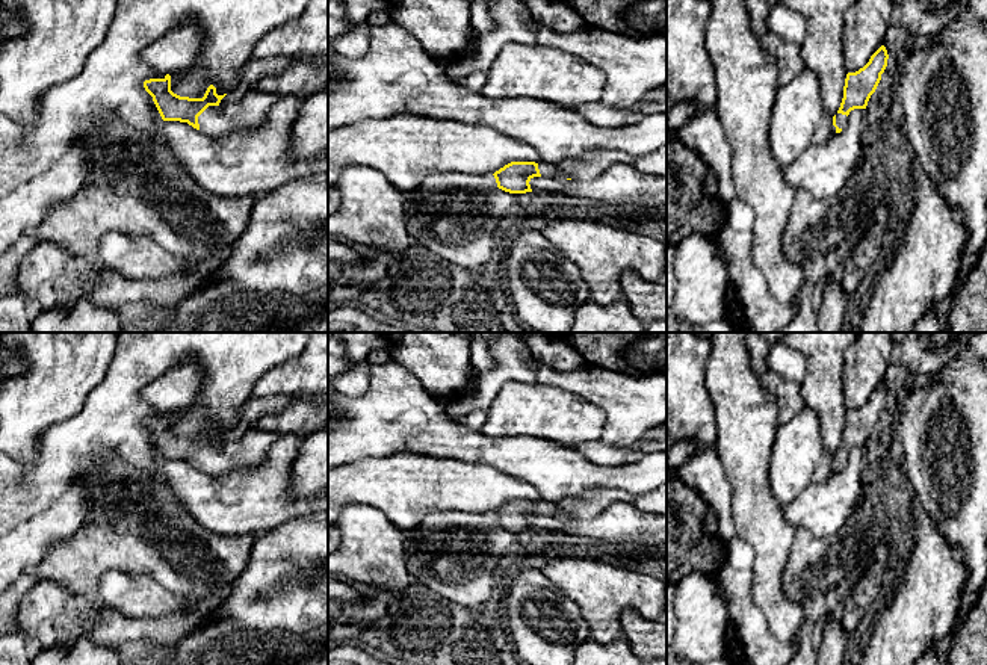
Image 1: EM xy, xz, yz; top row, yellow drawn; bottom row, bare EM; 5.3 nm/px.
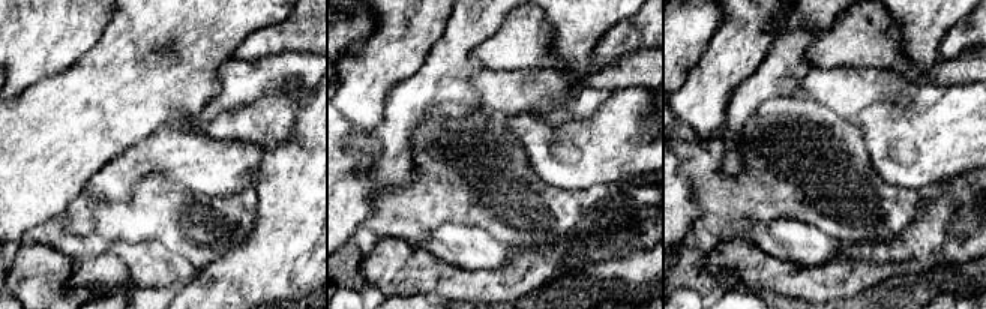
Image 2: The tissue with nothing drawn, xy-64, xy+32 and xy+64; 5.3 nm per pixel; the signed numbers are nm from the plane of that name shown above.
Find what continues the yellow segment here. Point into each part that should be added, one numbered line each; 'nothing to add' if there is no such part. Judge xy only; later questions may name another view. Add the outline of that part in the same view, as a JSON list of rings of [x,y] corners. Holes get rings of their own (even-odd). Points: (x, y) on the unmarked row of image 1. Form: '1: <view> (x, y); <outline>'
1: xy (250, 451); [[[251,429],[240,440],[224,446],[209,444],[200,455],[200,469],[219,476],[236,469],[258,466],[277,441],[278,434],[265,429]]]

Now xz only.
1: xz (588, 505); [[[615,488],[588,490],[576,497],[565,497],[559,502],[540,500],[538,508],[546,517],[571,517],[593,520],[617,502],[632,502],[632,496]]]

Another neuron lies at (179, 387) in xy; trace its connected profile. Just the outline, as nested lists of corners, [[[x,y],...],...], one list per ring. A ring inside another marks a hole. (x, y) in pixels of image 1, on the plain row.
[[[183,363],[154,379],[142,390],[142,397],[156,410],[172,413],[193,405],[201,387],[201,372]]]

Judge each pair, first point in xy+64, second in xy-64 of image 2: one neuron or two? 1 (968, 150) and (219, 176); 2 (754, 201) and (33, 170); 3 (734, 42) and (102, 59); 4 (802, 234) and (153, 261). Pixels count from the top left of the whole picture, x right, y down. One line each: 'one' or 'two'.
1: one
2: two
3: two
4: one

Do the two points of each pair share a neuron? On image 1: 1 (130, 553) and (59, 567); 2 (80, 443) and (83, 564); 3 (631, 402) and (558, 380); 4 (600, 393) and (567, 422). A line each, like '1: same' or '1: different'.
1: same
2: different
3: same
4: different

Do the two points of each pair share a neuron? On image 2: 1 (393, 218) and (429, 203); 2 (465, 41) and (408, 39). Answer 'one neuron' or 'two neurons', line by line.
1: one neuron
2: two neurons

